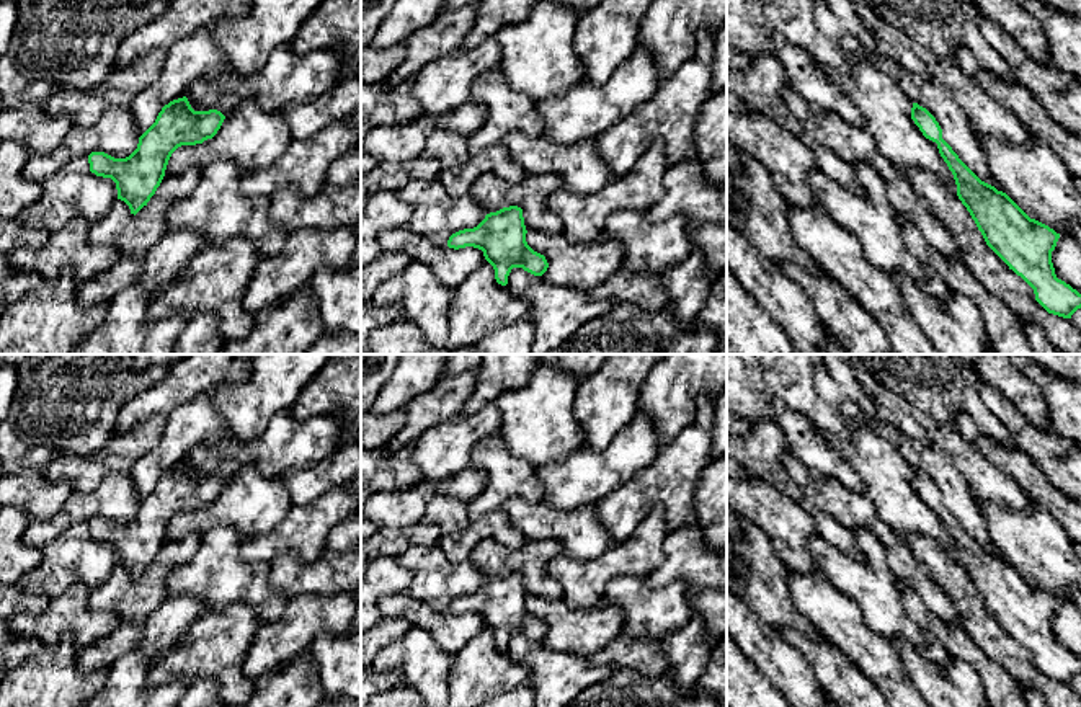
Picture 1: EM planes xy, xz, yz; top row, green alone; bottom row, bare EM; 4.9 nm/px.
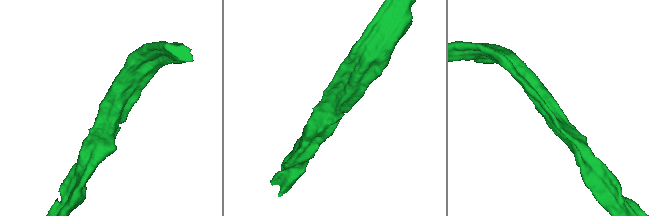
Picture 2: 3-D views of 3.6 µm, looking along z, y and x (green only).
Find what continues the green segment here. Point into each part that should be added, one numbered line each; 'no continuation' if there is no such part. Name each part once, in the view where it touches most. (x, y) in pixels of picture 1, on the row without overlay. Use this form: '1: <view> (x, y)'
no continuation

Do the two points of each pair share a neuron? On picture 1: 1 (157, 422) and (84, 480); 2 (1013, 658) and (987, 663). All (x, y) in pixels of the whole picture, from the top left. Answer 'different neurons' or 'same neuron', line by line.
1: same neuron
2: different neurons

